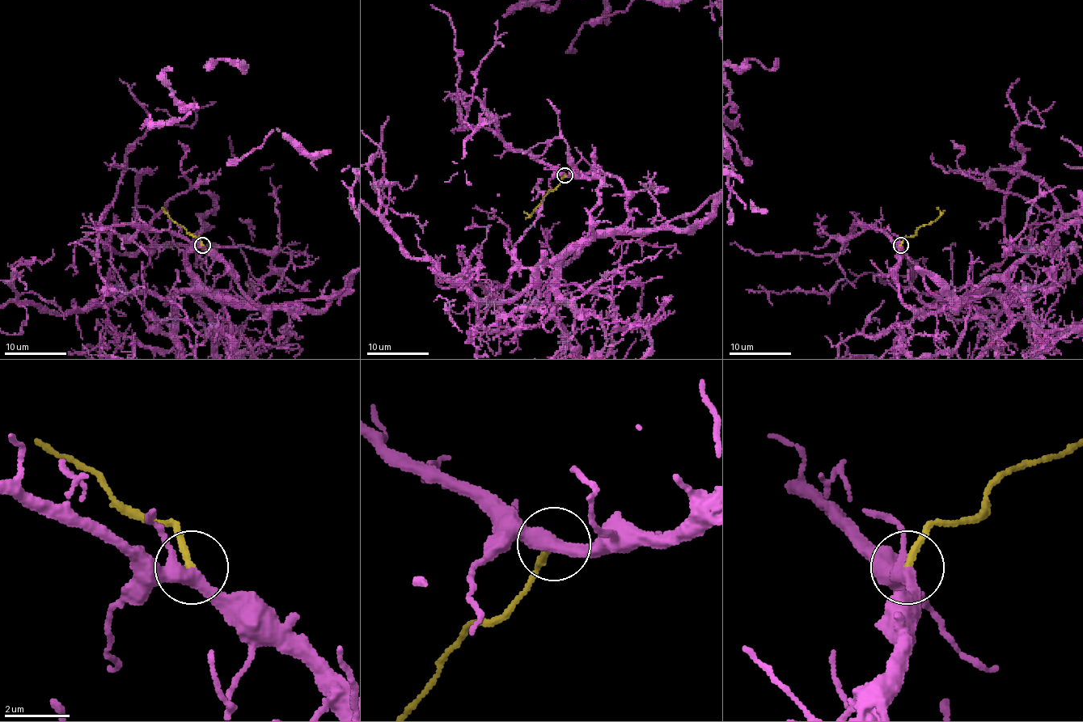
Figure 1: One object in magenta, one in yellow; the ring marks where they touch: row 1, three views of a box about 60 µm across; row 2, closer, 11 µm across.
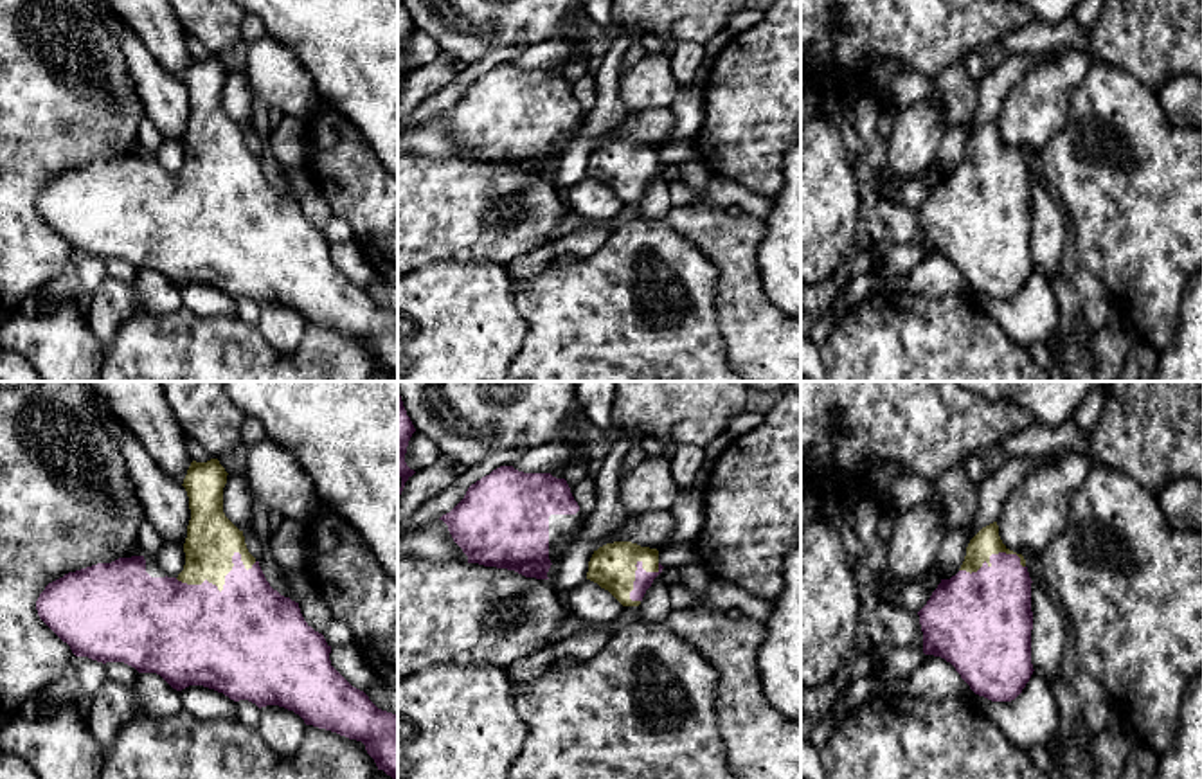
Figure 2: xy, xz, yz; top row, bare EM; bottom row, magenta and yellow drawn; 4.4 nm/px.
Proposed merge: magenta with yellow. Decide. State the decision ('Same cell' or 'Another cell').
Same cell

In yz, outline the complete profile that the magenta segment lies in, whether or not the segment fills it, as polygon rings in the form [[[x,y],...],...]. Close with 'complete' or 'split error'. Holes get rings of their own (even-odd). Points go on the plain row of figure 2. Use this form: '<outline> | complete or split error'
[[[997,119],[982,124],[970,137],[959,169],[941,176],[918,209],[923,250],[950,259],[975,291],[991,299],[1015,297],[1035,268],[1031,180],[1024,153],[1002,140]]] | split error

